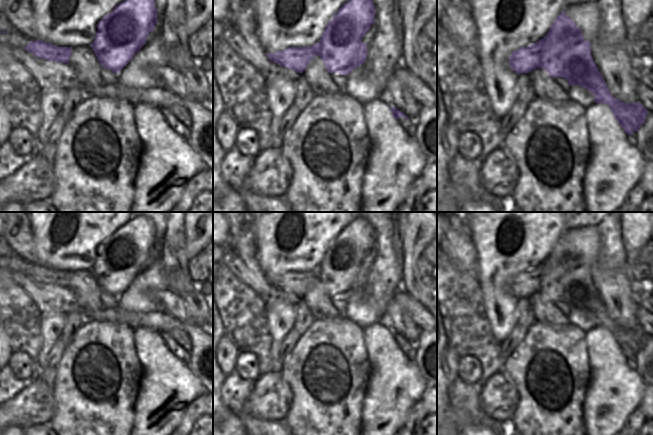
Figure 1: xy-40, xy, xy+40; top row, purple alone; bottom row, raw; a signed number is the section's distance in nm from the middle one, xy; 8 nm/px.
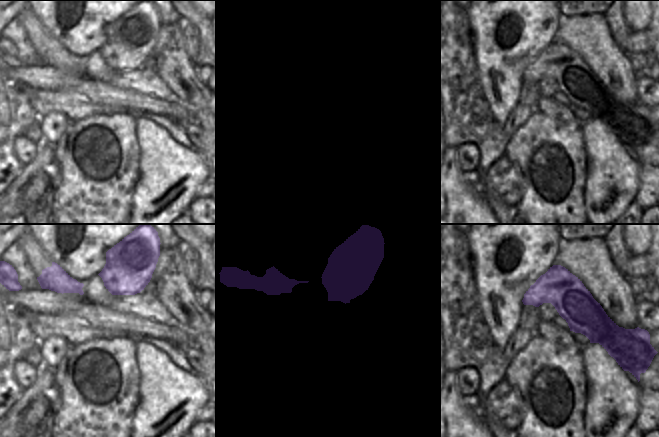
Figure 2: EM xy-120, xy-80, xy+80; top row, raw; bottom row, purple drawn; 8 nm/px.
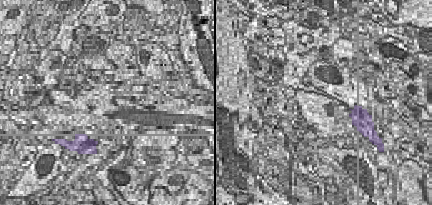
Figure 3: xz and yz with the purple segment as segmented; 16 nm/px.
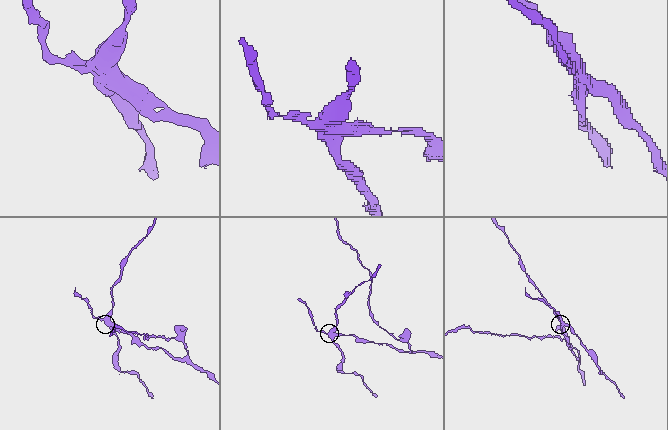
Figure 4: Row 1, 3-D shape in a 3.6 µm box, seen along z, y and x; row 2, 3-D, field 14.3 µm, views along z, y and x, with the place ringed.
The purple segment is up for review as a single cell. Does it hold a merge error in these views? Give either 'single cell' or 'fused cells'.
fused cells

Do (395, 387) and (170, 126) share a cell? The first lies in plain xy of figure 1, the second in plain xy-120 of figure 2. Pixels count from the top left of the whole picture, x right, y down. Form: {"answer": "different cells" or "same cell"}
{"answer": "different cells"}

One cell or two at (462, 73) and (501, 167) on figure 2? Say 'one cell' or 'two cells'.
two cells

